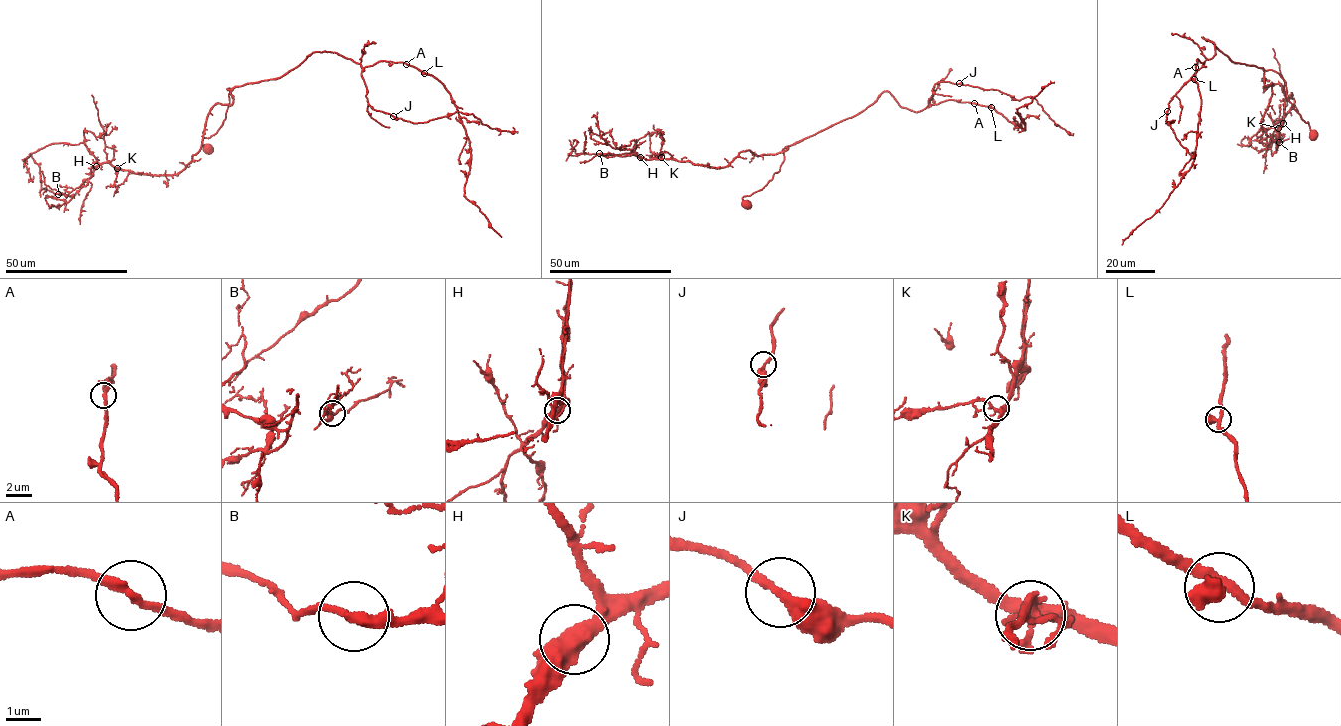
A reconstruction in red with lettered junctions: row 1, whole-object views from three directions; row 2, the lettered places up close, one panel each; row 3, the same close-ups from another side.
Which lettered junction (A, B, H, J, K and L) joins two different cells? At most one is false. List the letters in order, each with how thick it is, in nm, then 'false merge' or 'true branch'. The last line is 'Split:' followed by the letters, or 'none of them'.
A: calibre 240 nm; true branch
B: calibre 320 nm; true branch
H: calibre 550 nm; true branch
J: calibre 320 nm; true branch
K: calibre 280 nm; true branch
L: calibre 480 nm; true branch
Split: none of them

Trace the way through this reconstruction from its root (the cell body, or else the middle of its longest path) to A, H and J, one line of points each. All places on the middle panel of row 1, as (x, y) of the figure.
A: (746, 203), (743, 196), (780, 169), (786, 147), (857, 115), (885, 91), (914, 111), (948, 100), (974, 103)
H: (746, 203), (743, 196), (761, 189), (780, 169), (786, 146), (759, 156), (741, 151), (718, 167), (640, 158)
J: (746, 203), (743, 196), (780, 169), (786, 147), (857, 115), (883, 92), (918, 111), (936, 84), (959, 83)

